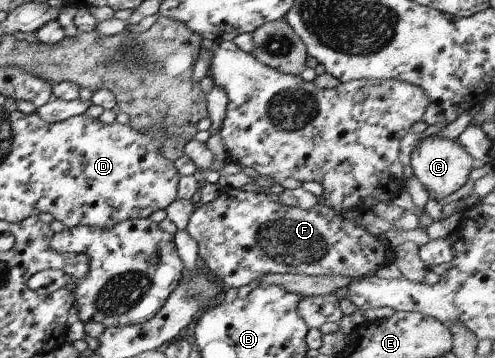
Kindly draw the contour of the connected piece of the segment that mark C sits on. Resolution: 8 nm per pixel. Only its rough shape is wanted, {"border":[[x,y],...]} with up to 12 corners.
{"border":[[423,137],[409,164],[428,199],[456,192],[473,158],[456,139]]}

